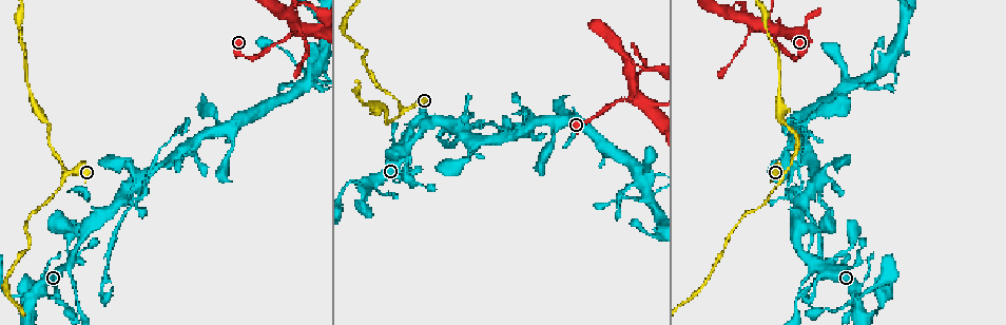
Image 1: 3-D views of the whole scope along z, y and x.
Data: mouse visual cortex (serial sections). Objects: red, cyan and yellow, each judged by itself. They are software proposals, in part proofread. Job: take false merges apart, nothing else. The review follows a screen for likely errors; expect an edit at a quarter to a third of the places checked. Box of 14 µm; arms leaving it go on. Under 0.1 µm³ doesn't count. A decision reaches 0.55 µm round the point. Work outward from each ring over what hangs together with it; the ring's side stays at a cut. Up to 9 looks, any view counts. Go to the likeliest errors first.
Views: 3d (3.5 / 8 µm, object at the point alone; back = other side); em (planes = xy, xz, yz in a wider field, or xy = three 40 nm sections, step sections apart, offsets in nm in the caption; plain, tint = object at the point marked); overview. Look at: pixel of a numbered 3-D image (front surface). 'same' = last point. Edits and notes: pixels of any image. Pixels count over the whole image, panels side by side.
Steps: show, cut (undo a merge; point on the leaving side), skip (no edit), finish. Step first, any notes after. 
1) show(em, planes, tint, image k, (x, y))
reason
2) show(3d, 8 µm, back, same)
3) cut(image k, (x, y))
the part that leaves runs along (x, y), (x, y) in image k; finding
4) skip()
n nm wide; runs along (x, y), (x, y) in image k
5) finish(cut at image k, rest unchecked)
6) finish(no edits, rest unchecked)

show(3d, 3.5 µm, image 1, (32, 296))
sharp bend

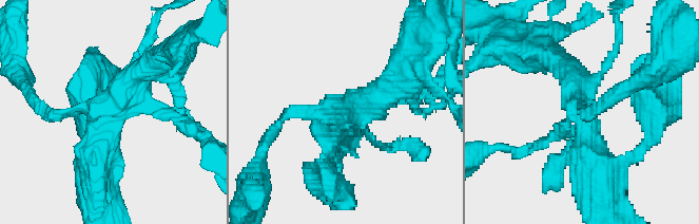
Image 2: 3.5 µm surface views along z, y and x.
show(em, xy, step 2, tint, image 2, (344, 105))

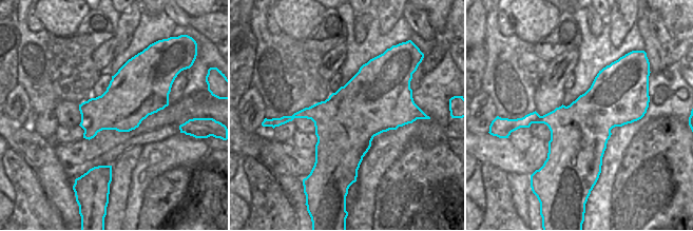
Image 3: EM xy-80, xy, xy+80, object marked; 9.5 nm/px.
skip()
runs along (168, 58), (110, 107), (93, 165) in image 2; continuous, no second cell

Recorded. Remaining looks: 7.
show(3d, 3.5 µm, image 1, (637, 101))
calibre changes

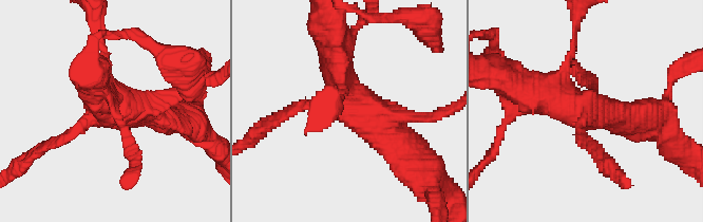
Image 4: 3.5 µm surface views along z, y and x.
skip()
runs along (587, 143), (582, 107), (519, 88) in image 4; continuous, no second cell

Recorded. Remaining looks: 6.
show(3d, 3.5 µm, image 1, (27, 86))
calibre changes

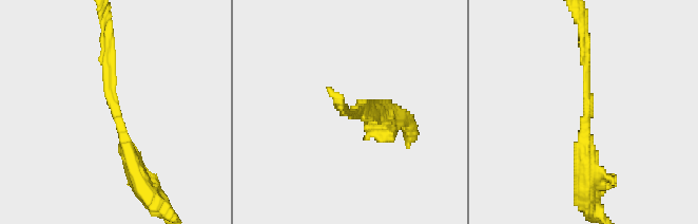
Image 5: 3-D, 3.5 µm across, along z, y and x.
skip()
arms of 100, 300 nm; one cell here

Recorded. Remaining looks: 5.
show(em, xy, step 1, tint, image 1, (406, 138))
thick turns thin

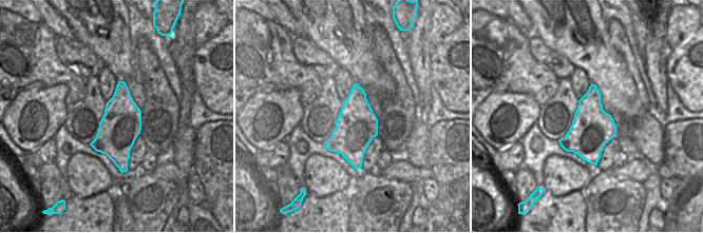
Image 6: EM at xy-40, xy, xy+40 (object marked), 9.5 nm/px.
show(3d, 3.5 µm, same)

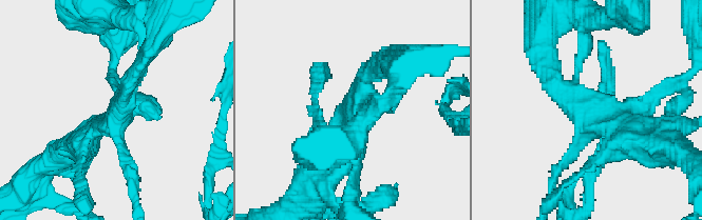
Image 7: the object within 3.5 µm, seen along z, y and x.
skip()
3 arms; arms of 150, 250, 350 nm; runs along (641, 142), (592, 123), (551, 65) in image 7; continuous, no second cell

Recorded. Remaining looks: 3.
finish(no edits, rest unchecked)

